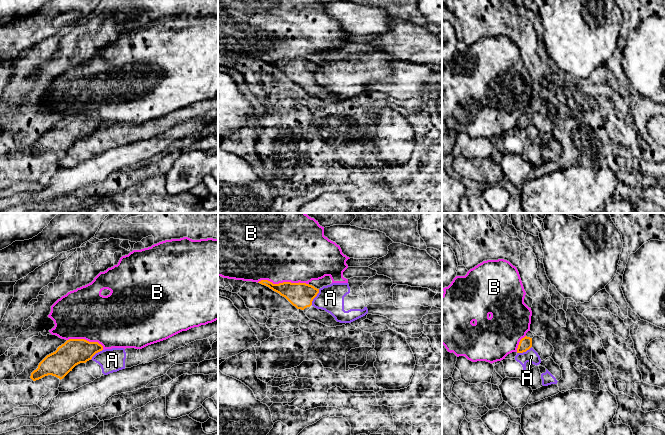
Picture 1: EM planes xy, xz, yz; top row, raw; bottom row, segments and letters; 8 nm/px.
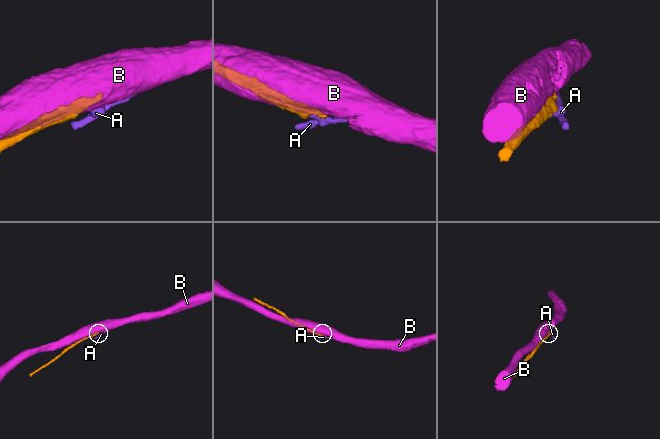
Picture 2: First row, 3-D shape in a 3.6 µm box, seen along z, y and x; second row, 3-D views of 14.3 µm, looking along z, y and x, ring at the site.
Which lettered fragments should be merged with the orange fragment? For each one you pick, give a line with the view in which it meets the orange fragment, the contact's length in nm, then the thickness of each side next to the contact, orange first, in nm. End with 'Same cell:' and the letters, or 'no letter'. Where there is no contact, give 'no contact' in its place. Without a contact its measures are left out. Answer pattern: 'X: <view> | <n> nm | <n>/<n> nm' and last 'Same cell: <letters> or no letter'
Same cell: no letter

